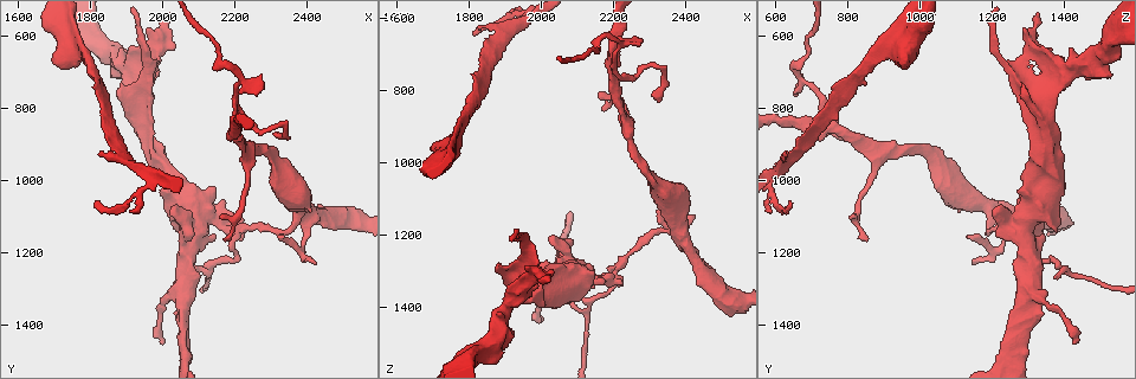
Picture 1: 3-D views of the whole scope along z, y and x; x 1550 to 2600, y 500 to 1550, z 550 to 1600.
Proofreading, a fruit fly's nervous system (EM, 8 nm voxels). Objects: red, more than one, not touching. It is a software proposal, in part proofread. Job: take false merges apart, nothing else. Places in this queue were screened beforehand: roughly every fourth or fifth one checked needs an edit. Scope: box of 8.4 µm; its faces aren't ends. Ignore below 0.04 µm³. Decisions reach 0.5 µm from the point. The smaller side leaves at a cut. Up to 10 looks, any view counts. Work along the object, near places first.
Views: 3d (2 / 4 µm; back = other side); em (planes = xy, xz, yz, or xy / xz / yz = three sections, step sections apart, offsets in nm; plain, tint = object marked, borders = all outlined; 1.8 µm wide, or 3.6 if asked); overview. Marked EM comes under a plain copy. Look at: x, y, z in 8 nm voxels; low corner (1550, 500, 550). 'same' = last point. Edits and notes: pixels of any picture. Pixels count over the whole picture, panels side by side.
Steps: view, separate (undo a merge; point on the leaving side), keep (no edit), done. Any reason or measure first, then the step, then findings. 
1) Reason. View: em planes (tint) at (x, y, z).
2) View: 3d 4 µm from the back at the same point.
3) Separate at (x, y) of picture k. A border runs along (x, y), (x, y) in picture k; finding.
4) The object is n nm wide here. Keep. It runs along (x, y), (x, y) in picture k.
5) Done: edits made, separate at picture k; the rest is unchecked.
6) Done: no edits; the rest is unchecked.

Closes a loop. View: em planes (borders) at (1965, 700, 1250).

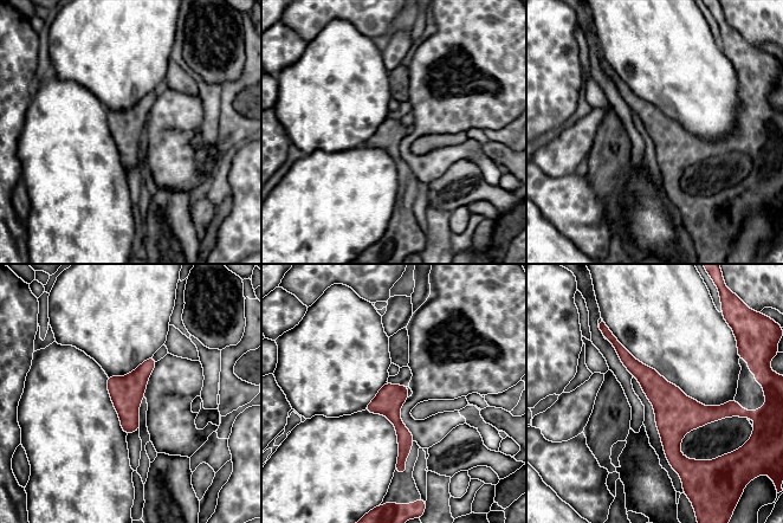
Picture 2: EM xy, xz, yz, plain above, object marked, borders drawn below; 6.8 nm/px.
Keep. It runs along (616, 344), (681, 413), (729, 409) in picture 2; all the same neuron.

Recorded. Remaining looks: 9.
Closes a loop. View: 3d 4 µm from the back at (1995, 955, 1300).

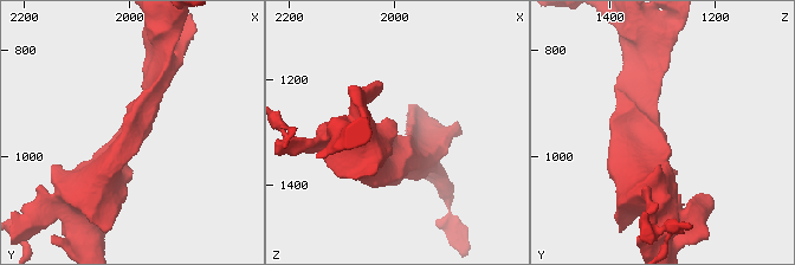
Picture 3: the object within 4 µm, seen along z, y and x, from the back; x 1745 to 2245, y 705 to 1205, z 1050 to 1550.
View: em planes (tint) at the same point.

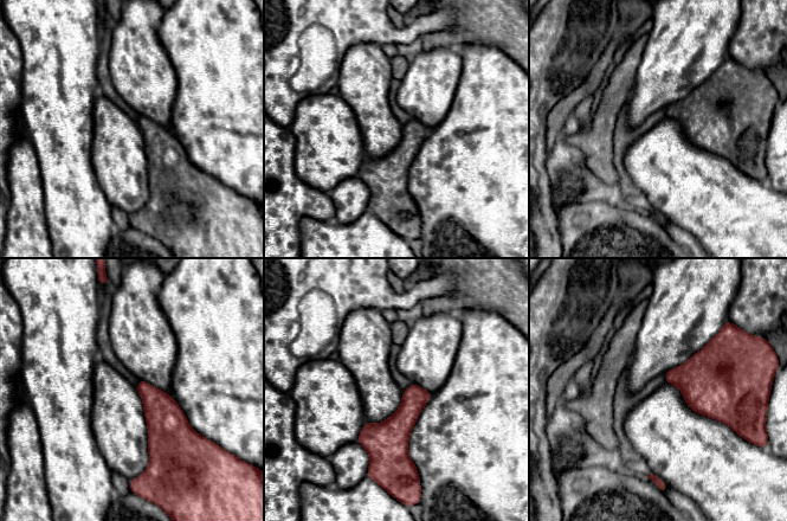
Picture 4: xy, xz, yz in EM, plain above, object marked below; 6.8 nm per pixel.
The object is 140 nm wide here. Keep. One neuron here.

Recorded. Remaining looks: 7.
Thick turns thin. View: 3d 2 µm at (2385, 1080, 1190).

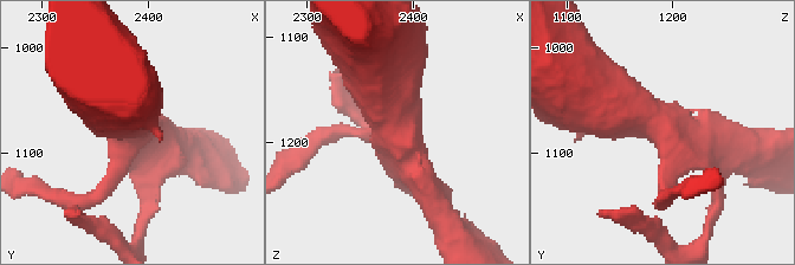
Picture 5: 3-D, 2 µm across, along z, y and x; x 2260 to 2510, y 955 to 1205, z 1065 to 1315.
Need the tissue. View: em planes (tint) at (2380, 1078, 1194).

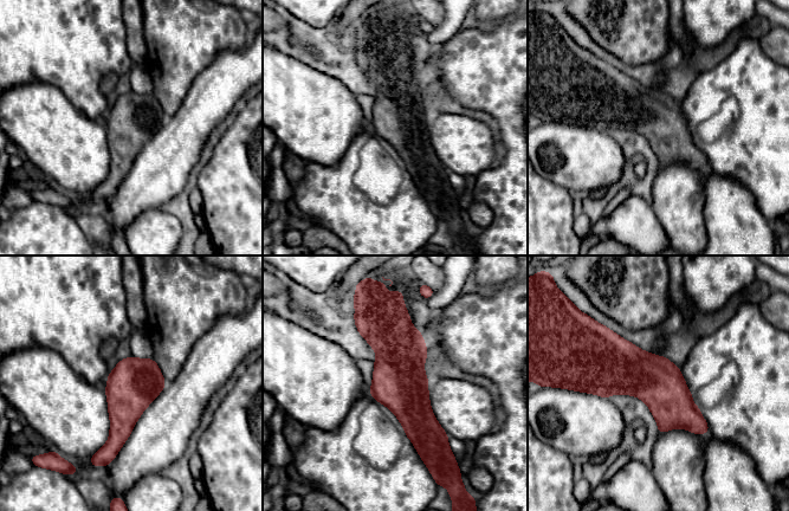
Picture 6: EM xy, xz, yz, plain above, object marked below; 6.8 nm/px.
Keep. It runs along (389, 317), (422, 453) in picture 6; continuous, no second neuron.

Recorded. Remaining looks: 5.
Side arm on a straight run. View: em 3.6 µm yz step 4 (tint) at (2200, 850, 755).

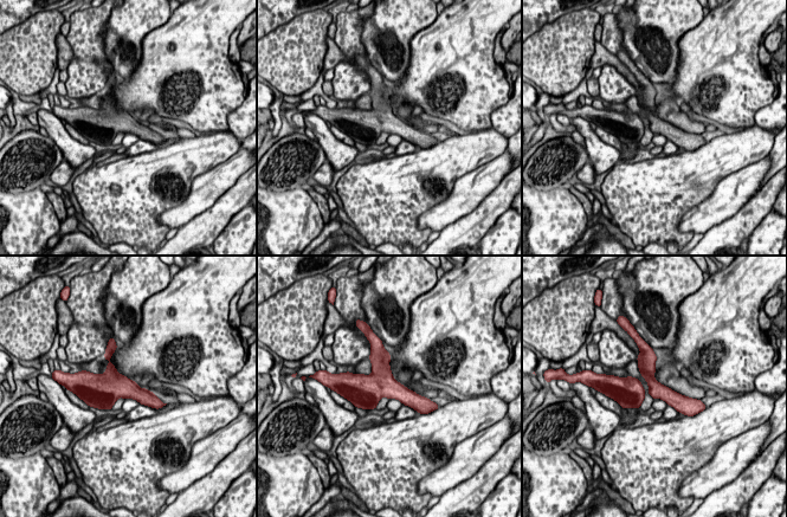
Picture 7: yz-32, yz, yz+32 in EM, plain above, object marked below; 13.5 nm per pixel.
Another direction. View: em 3.6 µm planes (borders) at the same point.

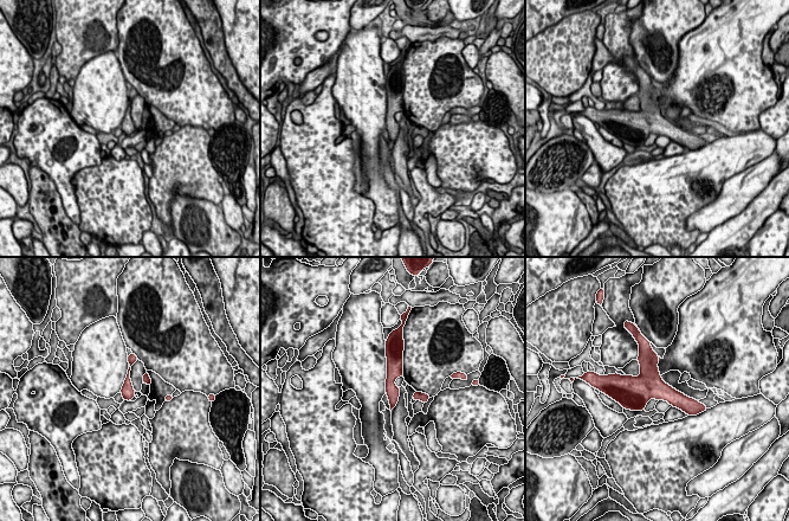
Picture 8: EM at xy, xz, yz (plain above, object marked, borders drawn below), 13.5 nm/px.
The object is 190 nm wide here. Keep. It runs along (392, 355), (393, 401) in picture 8; continuous, no second neuron.

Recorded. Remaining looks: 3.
Done: no edits; the rest is unchecked.

